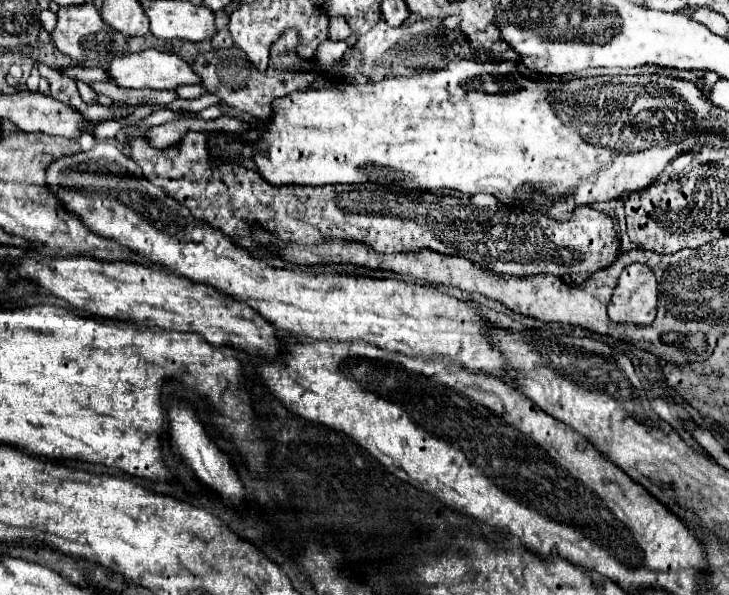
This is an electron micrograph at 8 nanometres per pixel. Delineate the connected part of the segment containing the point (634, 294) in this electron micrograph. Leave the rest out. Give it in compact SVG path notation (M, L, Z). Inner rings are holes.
M648 265L644 269L624 269L608 305L608 315L618 323L650 325L656 317L656 305L658 289L654 271Z

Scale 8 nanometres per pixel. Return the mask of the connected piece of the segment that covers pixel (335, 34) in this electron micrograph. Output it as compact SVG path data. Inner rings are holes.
M330 17L330 23L328 23L328 37L332 41L342 41L346 37L350 37L352 31L348 29L348 23L342 19L342 17Z

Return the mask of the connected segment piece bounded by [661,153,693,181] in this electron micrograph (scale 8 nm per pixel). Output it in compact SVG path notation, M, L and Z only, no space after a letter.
M682 154L676 159L674 159L669 166L667 166L661 177L664 176L666 181L669 179L677 179L678 177L682 177L684 173L688 172L691 168L690 164L693 159L693 154Z

